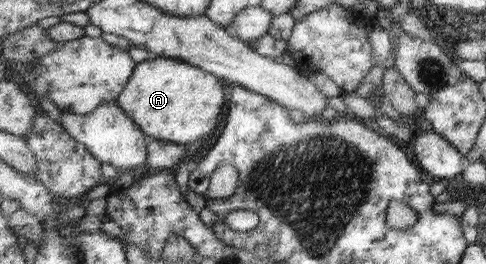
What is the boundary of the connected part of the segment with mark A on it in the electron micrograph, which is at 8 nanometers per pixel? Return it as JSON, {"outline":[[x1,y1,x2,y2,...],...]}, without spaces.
{"outline":[[150,57,137,64,117,102,148,137,186,145,202,140,218,127,218,117,226,105,222,79,197,65,174,58]]}

